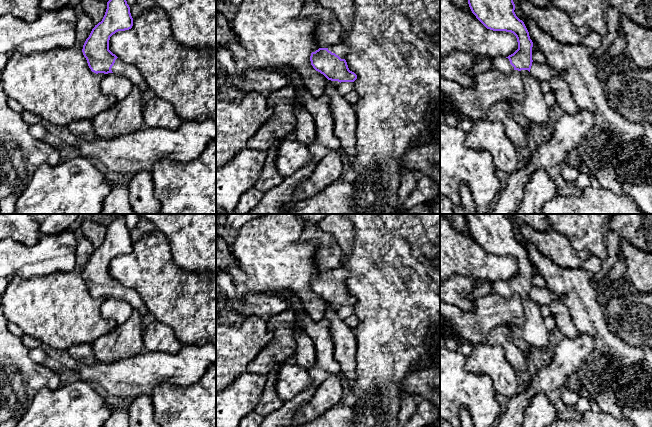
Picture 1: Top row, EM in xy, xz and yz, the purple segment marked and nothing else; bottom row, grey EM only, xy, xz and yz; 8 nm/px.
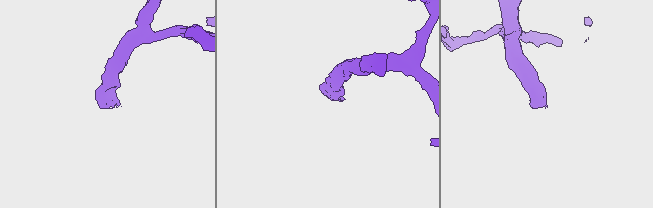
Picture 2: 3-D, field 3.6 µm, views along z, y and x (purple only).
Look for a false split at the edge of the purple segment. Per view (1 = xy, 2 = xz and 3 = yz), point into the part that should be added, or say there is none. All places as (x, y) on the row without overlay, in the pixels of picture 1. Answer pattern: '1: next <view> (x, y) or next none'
1: next xy (120, 291)
2: next xz (341, 274)
3: next yz (534, 332)

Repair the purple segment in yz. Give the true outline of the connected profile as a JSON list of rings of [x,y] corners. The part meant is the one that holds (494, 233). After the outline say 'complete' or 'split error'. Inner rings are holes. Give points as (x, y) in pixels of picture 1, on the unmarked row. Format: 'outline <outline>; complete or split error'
outline [[[464,214],[464,216],[472,237],[487,253],[511,256],[517,262],[518,273],[508,281],[494,282],[493,292],[504,298],[512,294],[521,297],[526,316],[521,330],[523,339],[529,345],[529,350],[524,352],[528,360],[536,351],[546,349],[550,336],[540,308],[529,297],[533,286],[533,266],[529,256],[524,246],[514,236],[513,223],[504,214]]]; split error

